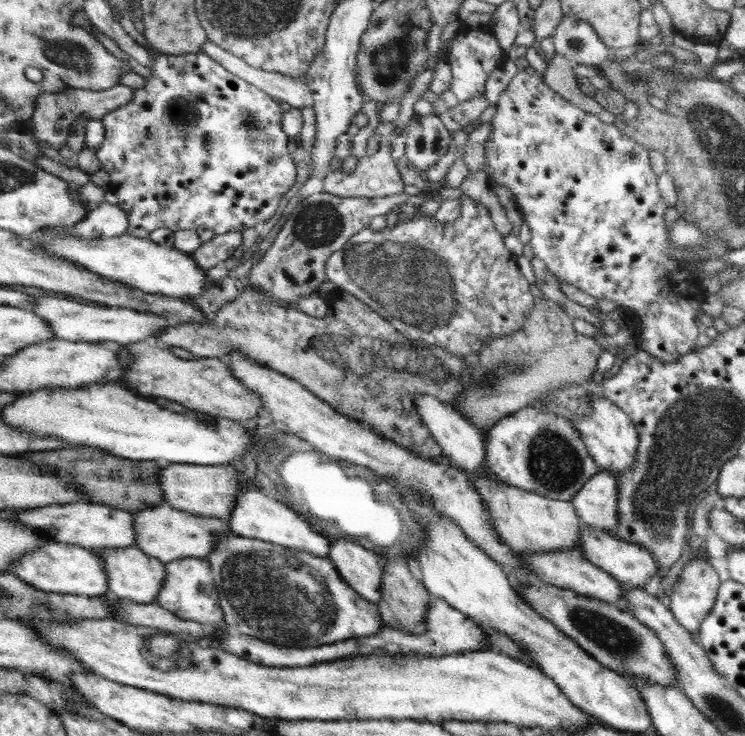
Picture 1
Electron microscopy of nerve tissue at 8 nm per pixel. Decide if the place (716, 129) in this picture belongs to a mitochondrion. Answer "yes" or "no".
yes

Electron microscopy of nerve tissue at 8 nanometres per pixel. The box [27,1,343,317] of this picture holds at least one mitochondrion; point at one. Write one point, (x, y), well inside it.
(70, 54)

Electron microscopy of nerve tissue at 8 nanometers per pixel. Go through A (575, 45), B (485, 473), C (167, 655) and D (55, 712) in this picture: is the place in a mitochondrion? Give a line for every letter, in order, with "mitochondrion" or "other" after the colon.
A: mitochondrion
B: other
C: mitochondrion
D: other

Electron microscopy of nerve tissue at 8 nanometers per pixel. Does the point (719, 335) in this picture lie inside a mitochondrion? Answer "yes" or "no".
no

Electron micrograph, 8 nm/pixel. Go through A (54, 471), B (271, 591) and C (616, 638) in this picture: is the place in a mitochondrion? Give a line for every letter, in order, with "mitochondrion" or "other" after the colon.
A: other
B: mitochondrion
C: mitochondrion

